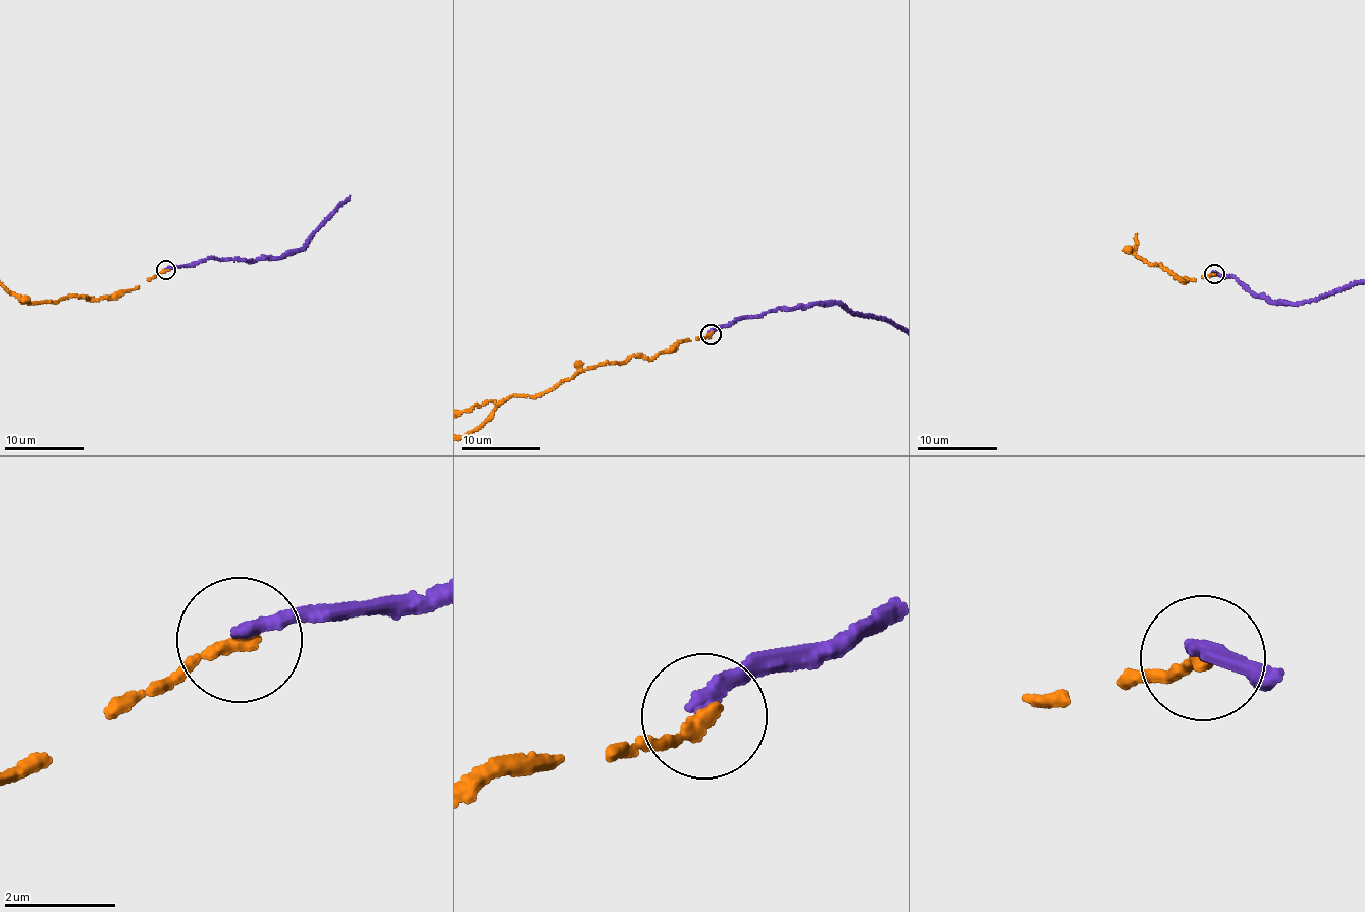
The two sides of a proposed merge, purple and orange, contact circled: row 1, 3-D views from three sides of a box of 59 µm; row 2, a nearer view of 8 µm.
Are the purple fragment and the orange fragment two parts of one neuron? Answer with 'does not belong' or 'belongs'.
does not belong

